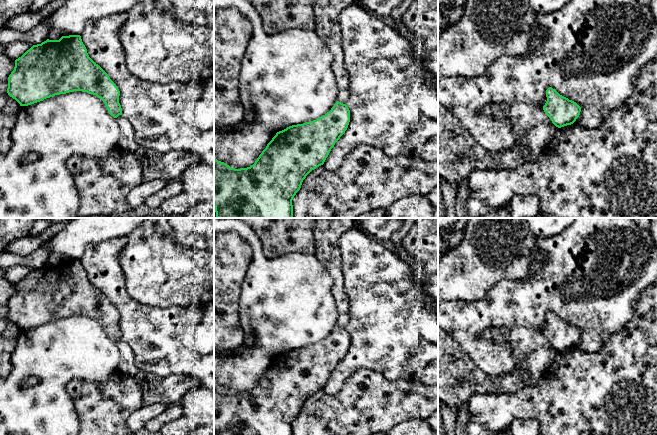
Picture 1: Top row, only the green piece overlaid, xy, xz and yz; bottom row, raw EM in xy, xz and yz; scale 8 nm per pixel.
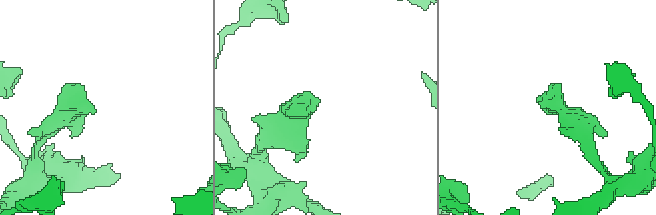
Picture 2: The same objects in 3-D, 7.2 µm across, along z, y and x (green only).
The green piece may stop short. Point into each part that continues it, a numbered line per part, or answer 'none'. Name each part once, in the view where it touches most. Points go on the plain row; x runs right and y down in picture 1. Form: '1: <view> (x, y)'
none

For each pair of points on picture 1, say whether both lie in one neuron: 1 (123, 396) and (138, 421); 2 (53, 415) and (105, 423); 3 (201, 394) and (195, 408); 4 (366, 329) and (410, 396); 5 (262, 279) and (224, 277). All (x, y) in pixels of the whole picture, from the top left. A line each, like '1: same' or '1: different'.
1: different
2: different
3: same
4: different
5: different

